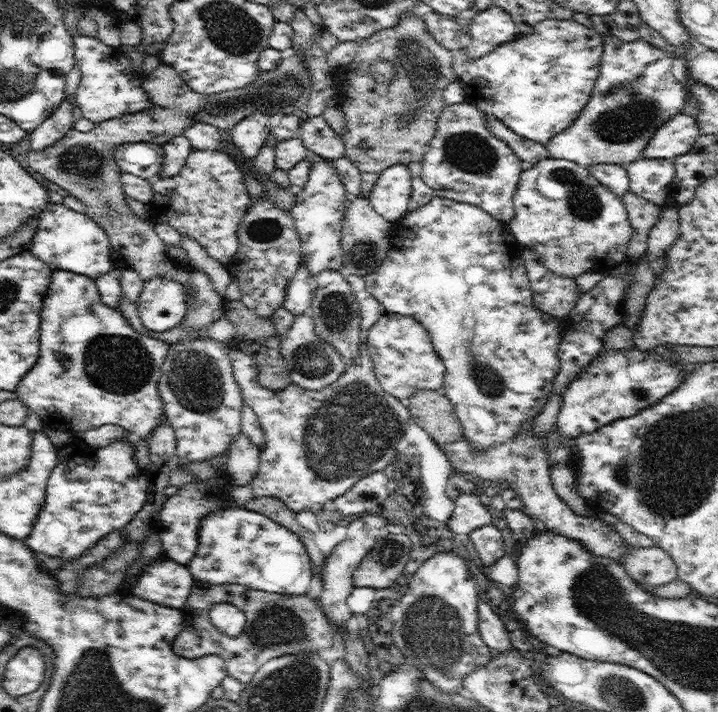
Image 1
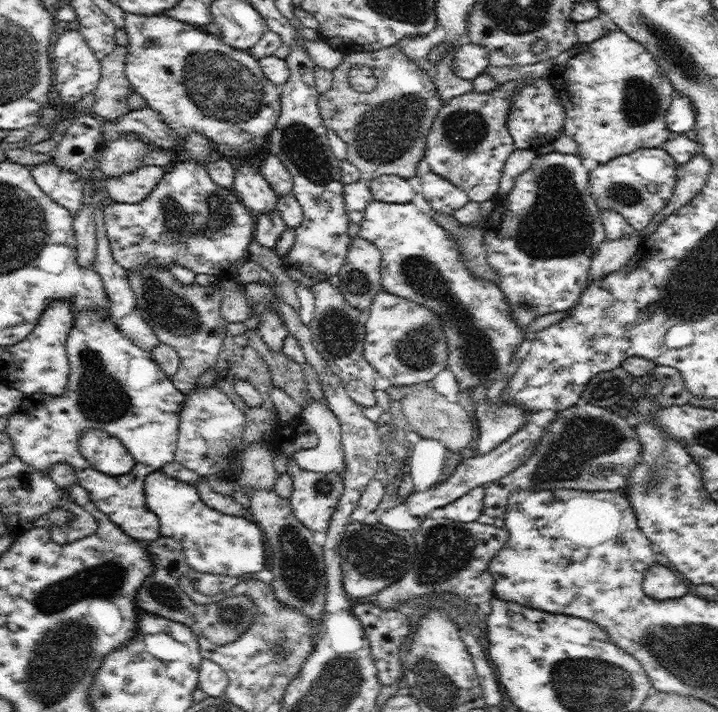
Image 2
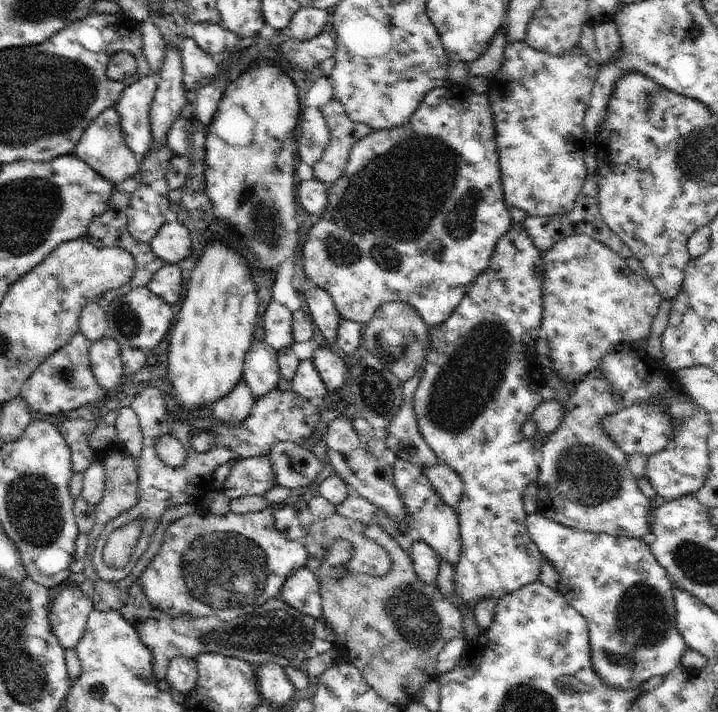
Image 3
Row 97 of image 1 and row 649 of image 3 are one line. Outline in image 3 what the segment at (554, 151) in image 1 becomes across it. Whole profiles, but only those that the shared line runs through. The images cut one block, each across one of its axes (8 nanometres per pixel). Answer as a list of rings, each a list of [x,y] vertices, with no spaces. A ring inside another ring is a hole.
[[[533,513],[527,516],[525,521],[526,529],[532,538],[540,553],[548,560],[552,567],[558,572],[559,582],[556,586],[557,592],[566,600],[569,606],[572,606],[585,620],[589,629],[590,653],[594,671],[596,675],[610,687],[621,687],[624,689],[634,689],[640,684],[646,683],[649,679],[656,676],[666,677],[670,674],[682,660],[684,652],[687,650],[686,642],[682,634],[676,628],[675,618],[675,600],[673,595],[673,581],[668,572],[658,564],[656,558],[652,555],[651,549],[642,539],[629,537],[614,537],[607,533],[588,533],[579,529],[569,528],[552,518],[542,514]]]

